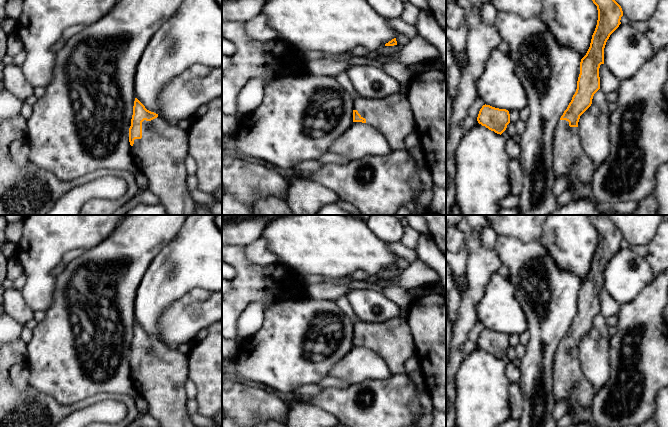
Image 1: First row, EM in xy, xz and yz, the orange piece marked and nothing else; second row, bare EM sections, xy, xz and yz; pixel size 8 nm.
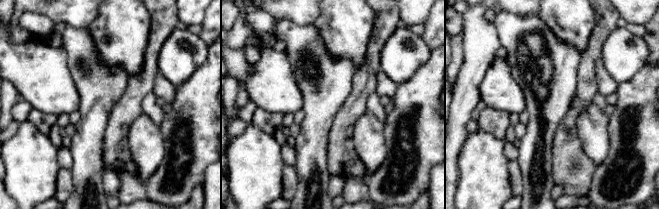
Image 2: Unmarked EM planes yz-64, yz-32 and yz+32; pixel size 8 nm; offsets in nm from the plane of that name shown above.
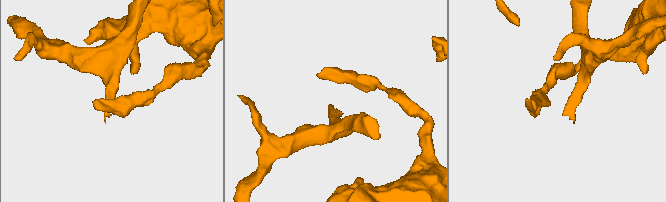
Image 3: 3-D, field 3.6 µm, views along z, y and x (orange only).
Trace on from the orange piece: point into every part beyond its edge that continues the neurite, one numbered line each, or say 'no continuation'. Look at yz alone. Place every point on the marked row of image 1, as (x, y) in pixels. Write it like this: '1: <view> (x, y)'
1: yz (570, 160)

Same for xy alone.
1: xy (160, 154)

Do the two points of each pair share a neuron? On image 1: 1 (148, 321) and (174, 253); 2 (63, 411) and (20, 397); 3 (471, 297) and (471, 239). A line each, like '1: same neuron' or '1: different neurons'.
1: same neuron
2: same neuron
3: same neuron

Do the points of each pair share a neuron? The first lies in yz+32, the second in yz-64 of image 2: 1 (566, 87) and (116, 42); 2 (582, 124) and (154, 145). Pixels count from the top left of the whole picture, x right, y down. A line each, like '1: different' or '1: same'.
1: different
2: same

